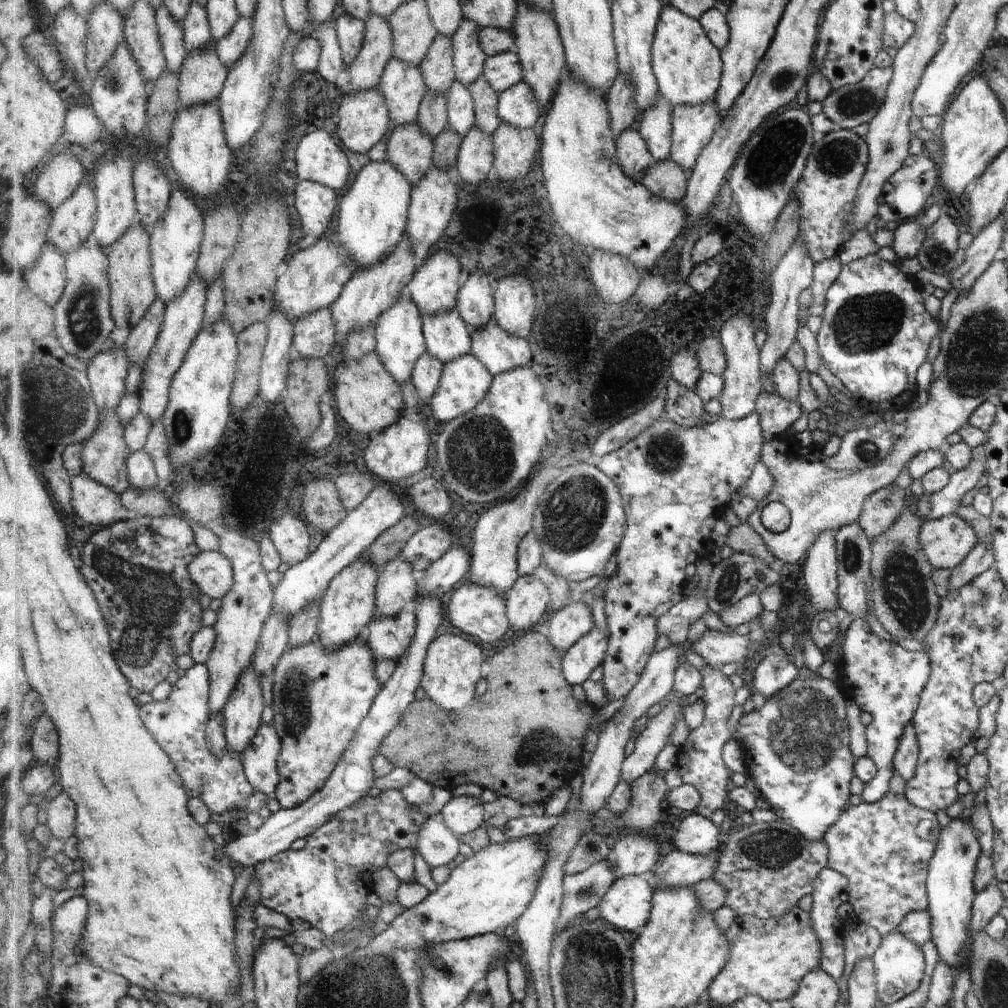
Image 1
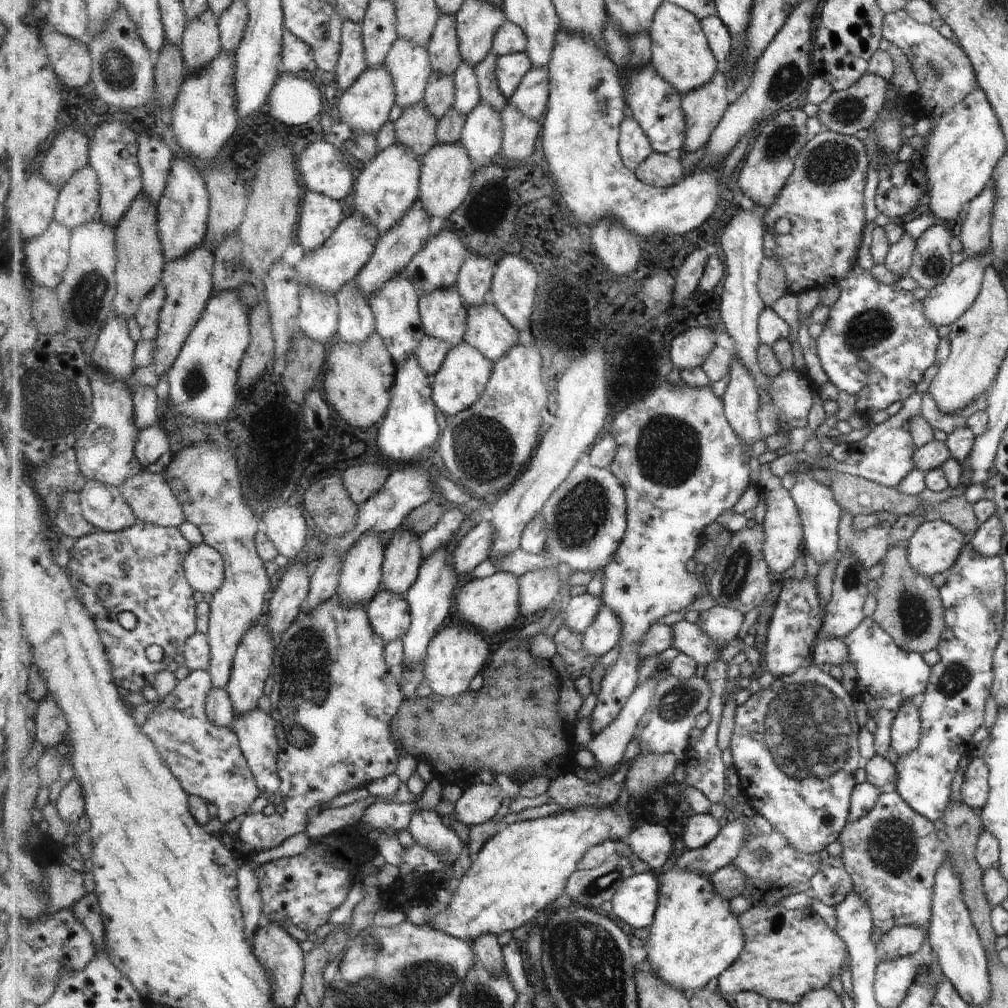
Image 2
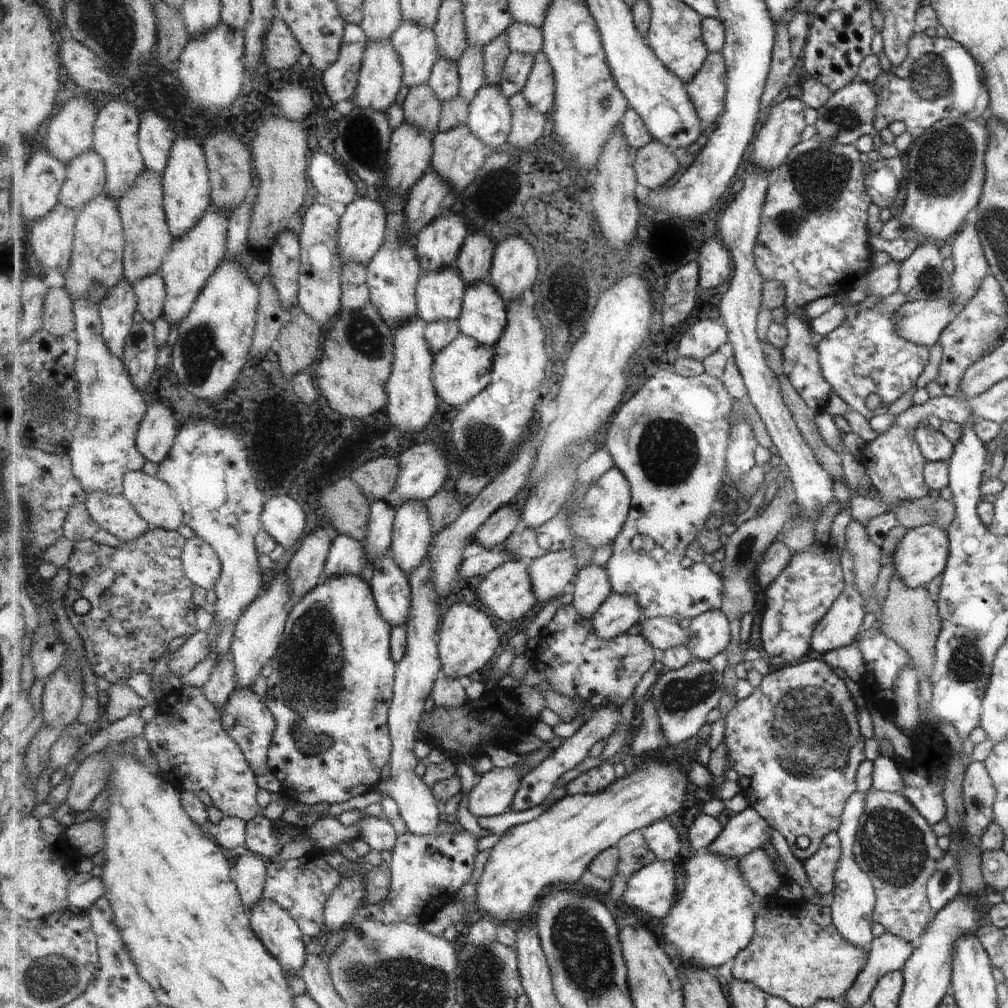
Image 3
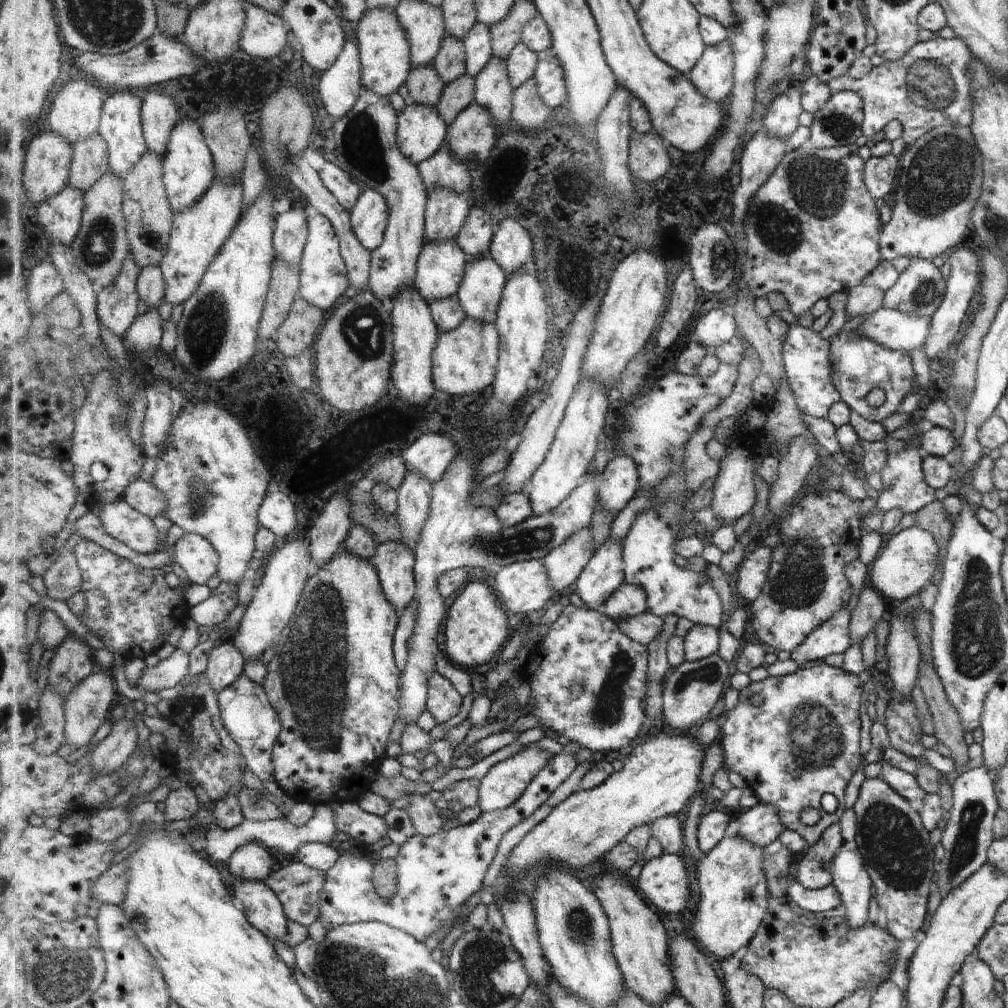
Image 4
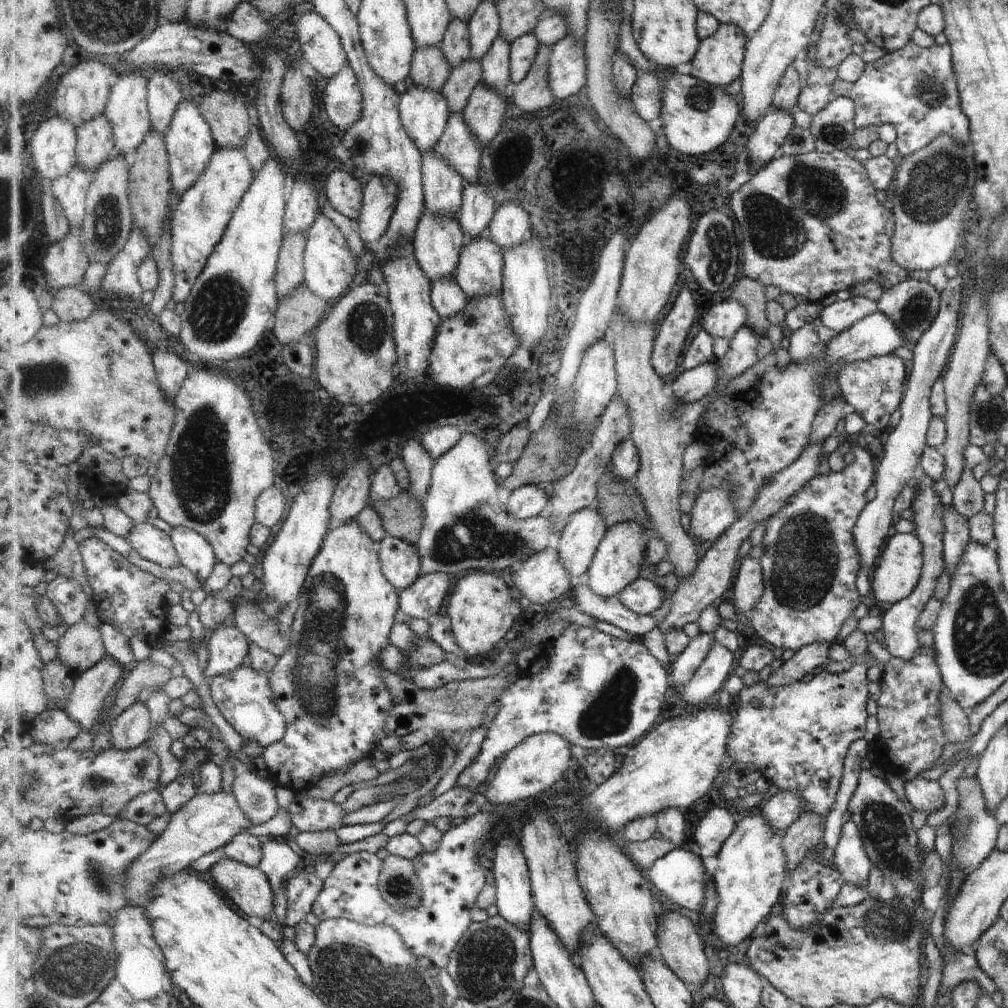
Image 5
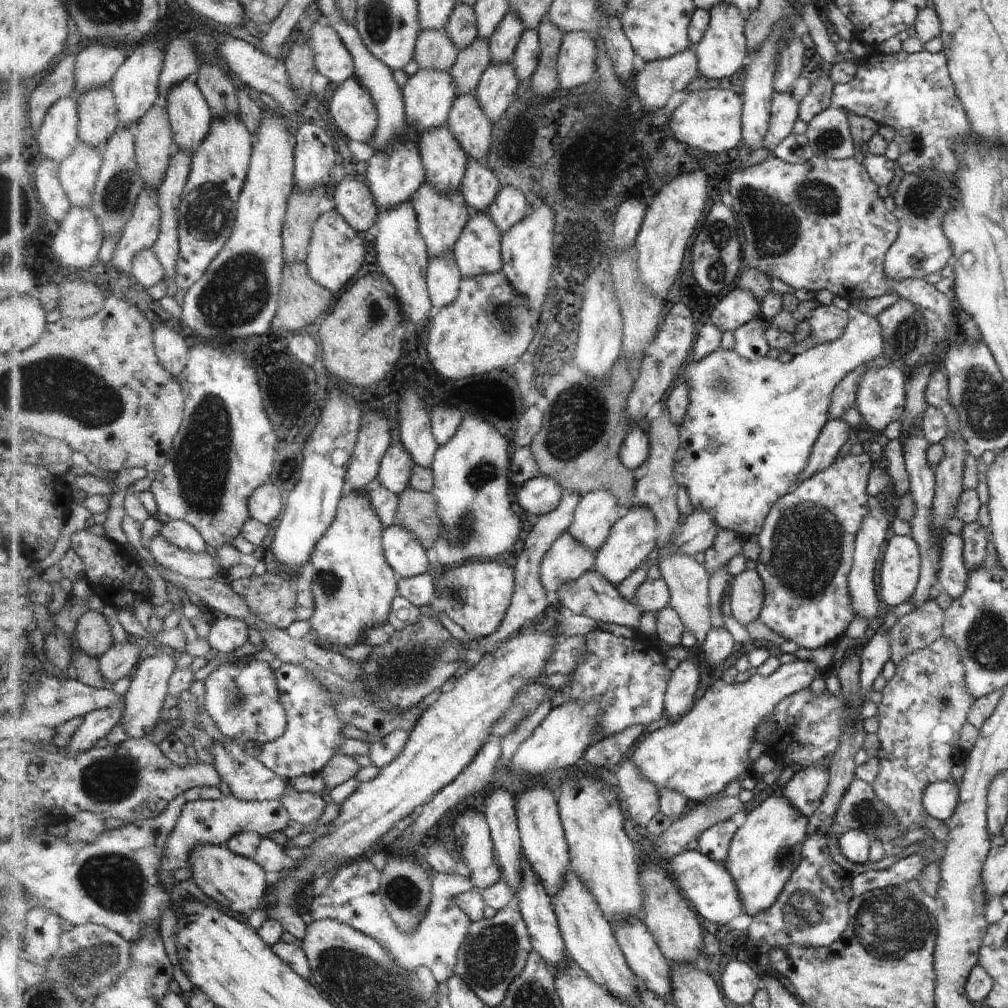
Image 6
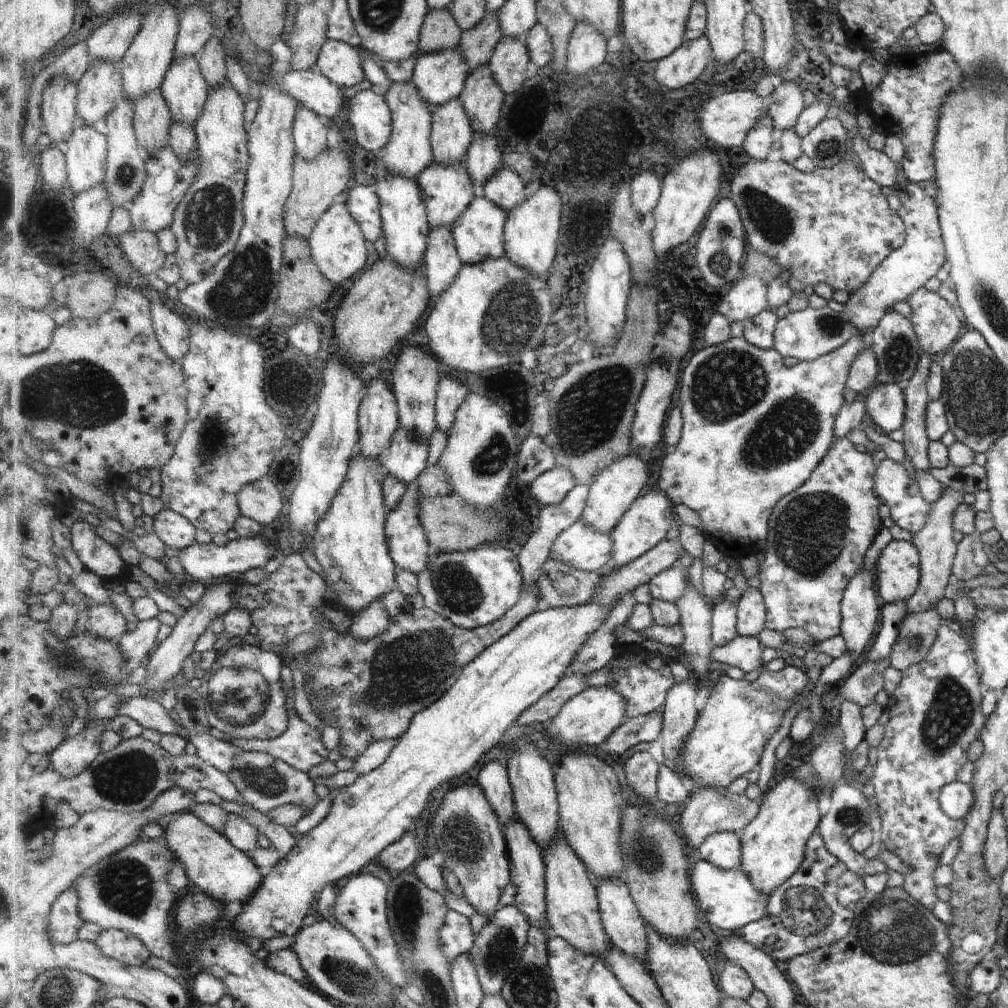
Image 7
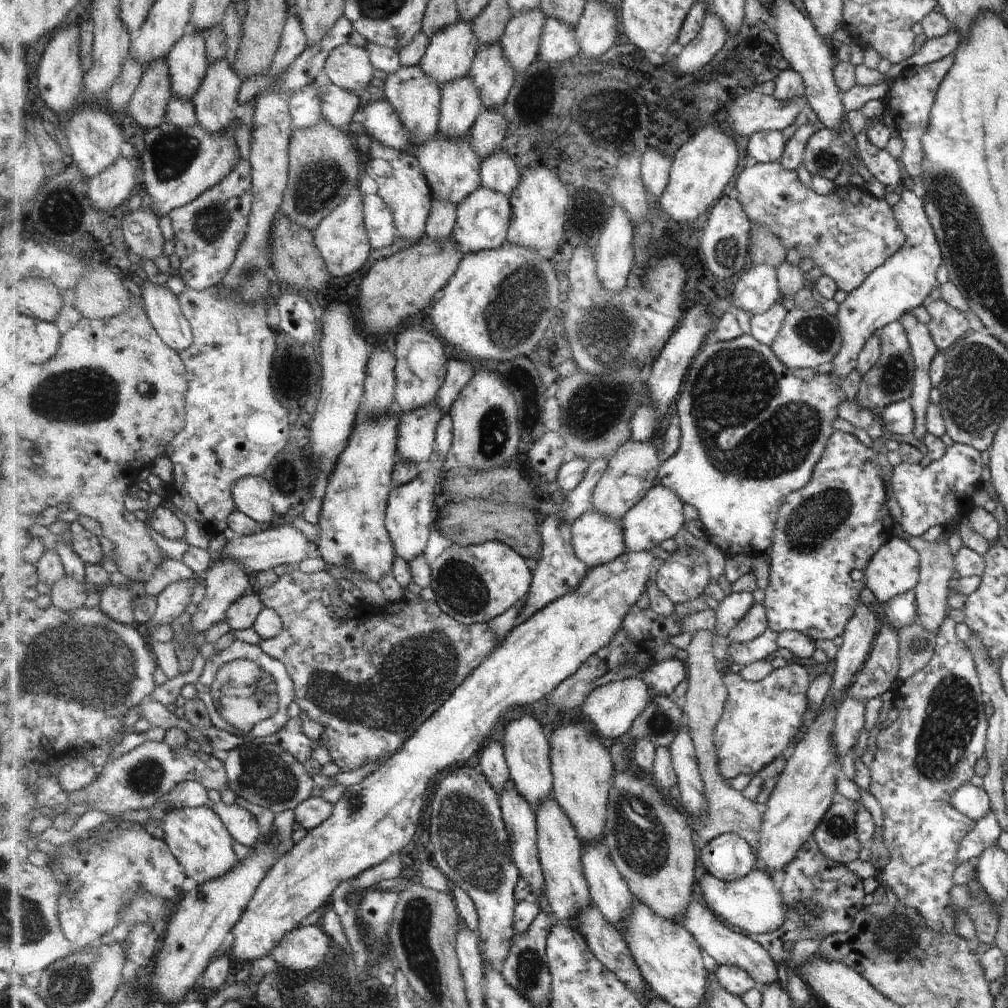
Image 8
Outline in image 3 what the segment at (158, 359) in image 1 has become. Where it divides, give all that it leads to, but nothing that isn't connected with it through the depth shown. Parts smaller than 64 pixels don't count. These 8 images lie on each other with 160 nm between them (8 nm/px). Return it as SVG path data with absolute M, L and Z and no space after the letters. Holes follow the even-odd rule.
M211 204L195 228L174 238L172 249L159 270L168 290L164 316L169 324L178 328L180 322L188 317L188 314L192 312L193 305L200 297L200 292L208 284L208 278L216 272L226 258L228 228L228 213Z

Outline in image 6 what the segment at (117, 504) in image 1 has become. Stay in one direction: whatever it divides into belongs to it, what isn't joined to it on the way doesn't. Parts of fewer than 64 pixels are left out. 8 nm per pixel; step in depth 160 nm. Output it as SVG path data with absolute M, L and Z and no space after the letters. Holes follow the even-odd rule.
M162 535L151 540L146 548L160 566L190 578L211 579L222 569L219 560L211 554L183 550Z

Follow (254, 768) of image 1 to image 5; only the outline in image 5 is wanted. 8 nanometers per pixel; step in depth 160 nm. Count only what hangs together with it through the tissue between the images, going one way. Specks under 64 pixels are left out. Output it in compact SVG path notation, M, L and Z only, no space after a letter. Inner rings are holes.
M250 666L233 670L231 674L207 679L211 699L221 715L244 740L255 740L263 748L283 741L286 736L286 720L275 703L275 696L268 675L255 672Z

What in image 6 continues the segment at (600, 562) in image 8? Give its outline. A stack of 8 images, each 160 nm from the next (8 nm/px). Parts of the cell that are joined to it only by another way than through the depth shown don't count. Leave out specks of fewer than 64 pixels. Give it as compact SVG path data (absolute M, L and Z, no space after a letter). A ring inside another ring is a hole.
M565 532L541 564L541 582L550 597L554 597L561 586L577 581L596 567L596 554L577 542L569 532Z

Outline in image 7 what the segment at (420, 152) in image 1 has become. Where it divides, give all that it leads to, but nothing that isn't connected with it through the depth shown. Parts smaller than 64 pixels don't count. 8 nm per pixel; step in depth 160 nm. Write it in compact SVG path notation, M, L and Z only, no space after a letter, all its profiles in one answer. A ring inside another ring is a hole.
M430 9L420 34L420 52L432 53L461 46L464 31L449 9Z

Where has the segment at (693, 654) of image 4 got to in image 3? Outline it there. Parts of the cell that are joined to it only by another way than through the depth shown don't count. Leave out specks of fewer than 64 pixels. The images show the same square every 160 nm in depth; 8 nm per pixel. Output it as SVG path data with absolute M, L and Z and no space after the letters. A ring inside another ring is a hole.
M722 610L703 613L694 618L687 629L689 650L703 661L726 651L731 642L730 622Z

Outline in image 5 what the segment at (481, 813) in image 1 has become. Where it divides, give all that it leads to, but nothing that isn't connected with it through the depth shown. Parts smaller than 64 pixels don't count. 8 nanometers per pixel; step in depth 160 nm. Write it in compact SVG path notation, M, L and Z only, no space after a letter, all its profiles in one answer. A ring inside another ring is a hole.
M545 732L527 738L520 746L511 750L500 762L497 772L488 781L486 797L490 807L493 804L507 807L521 801L535 799L539 792L561 783L565 772L572 766L573 744L557 732Z

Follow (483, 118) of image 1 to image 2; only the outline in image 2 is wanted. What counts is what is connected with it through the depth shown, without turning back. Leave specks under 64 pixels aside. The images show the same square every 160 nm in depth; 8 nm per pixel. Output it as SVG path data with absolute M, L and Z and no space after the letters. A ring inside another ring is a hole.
M489 53L485 60L476 66L476 73L482 100L494 106L501 113L509 99L503 94L497 80L498 58L499 56L495 53Z

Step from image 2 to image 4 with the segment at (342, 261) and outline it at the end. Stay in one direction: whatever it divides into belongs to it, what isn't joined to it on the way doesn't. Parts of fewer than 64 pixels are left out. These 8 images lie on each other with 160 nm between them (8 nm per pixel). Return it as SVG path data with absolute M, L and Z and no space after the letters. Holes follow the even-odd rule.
M364 187L351 214L351 228L365 248L373 252L385 241L389 223L389 206L377 190Z

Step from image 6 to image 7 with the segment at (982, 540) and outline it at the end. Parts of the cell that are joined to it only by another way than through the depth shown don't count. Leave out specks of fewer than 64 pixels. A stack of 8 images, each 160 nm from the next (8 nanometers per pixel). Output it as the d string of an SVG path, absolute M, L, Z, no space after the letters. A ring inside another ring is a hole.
M977 532L963 536L956 545L950 575L955 581L967 581L983 572L988 564Z

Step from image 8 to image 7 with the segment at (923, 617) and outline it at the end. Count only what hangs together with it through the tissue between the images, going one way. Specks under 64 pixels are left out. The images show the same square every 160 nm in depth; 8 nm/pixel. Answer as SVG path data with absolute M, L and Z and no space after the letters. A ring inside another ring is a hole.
M943 487L940 497L933 502L931 510L925 518L925 524L921 526L919 532L911 536L911 542L917 548L919 556L919 578L917 589L905 602L907 613L925 612L925 610L935 609L935 604L943 597L943 590L952 580L950 571L956 552L956 545L951 538L953 532L952 518L957 506L962 503L962 495L955 492L953 488Z

